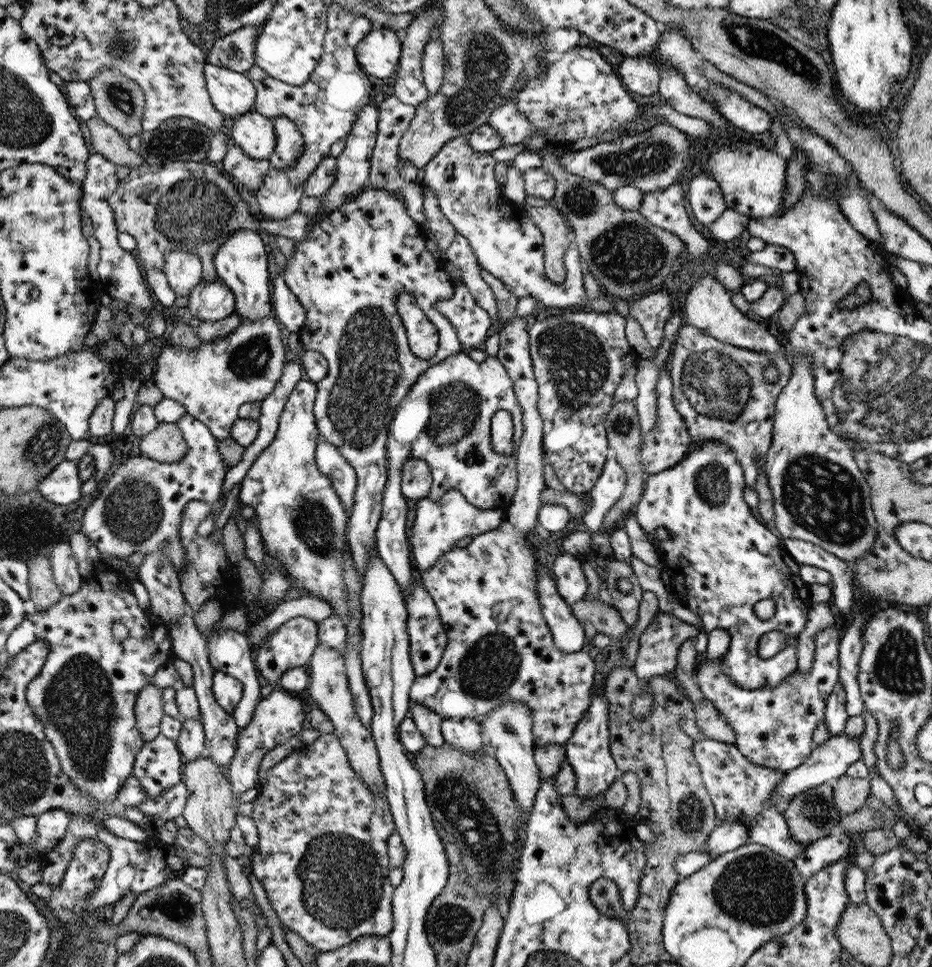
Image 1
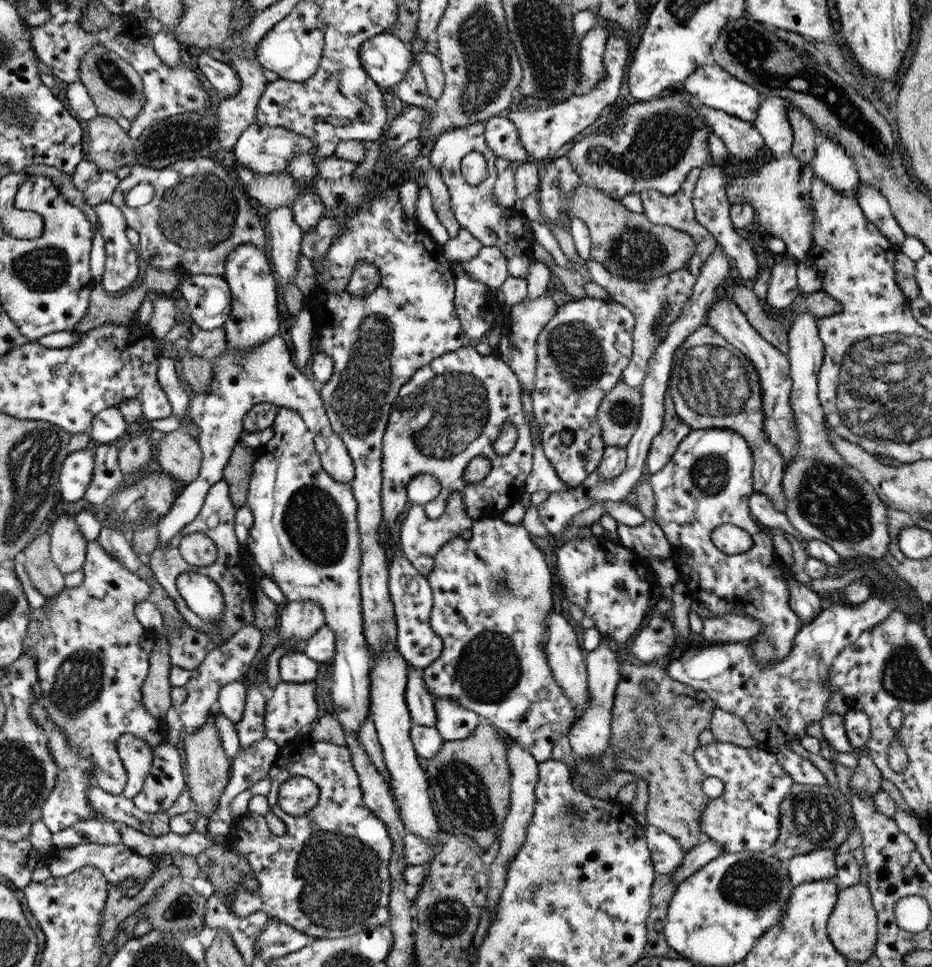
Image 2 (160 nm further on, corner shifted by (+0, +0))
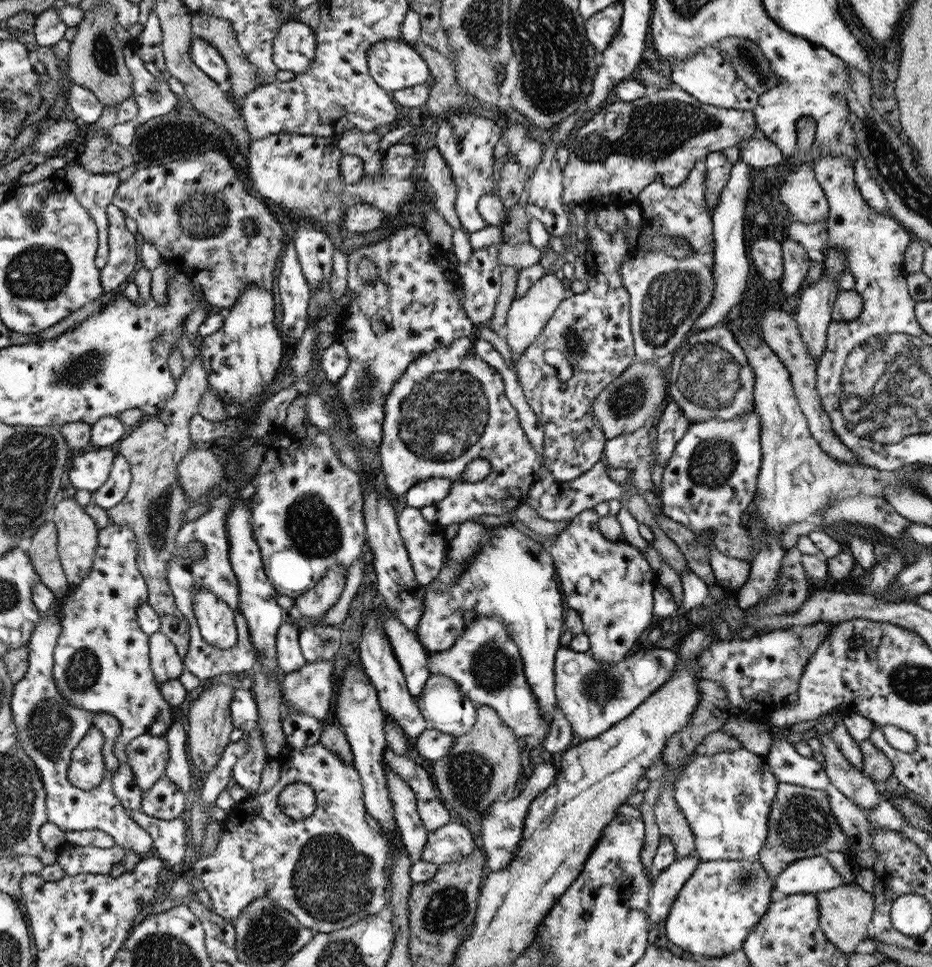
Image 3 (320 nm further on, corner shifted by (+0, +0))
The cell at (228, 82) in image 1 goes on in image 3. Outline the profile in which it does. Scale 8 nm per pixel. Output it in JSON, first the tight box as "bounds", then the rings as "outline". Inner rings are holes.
{"bounds":[191,38,229,86],"outline":[[[194,38],[191,42],[191,54],[194,57],[195,65],[200,67],[200,70],[211,75],[221,86],[226,85],[229,80],[229,72],[218,49],[203,38]]]}

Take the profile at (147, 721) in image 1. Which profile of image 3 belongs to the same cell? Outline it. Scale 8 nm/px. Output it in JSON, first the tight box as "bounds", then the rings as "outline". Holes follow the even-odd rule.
{"bounds":[151,631,185,684],"outline":[[[162,631],[151,636],[151,659],[155,678],[159,684],[180,678],[185,666],[177,646]]]}

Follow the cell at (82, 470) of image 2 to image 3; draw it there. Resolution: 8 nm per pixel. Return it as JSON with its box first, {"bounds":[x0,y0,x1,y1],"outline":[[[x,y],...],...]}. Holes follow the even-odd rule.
{"bounds":[67,448,117,493],"outline":[[[96,448],[76,456],[68,468],[67,481],[77,490],[87,490],[92,493],[100,489],[111,476],[117,453],[111,448]]]}

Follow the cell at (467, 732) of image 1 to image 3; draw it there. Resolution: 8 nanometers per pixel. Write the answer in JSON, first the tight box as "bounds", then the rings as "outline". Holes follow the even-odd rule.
{"bounds":[416,673,478,738],"outline":[[[430,673],[416,702],[429,728],[450,734],[454,738],[468,734],[476,722],[478,706],[468,698],[467,694],[464,694],[456,682],[447,676]]]}

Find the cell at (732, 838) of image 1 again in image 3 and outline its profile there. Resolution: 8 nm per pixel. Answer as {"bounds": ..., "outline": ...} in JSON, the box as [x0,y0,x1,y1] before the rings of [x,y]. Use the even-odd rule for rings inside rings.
{"bounds":[649,857,700,926],"outline":[[[682,857],[667,866],[652,880],[649,892],[649,926],[666,920],[684,883],[692,876],[693,870],[700,864],[700,857]]]}

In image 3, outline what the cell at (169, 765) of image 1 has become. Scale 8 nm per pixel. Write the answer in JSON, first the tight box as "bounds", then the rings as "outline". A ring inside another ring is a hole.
{"bounds":[141,774,188,820],"outline":[[[164,774],[158,779],[156,784],[150,788],[150,791],[146,795],[143,795],[141,811],[162,820],[174,820],[182,816],[188,800],[186,793],[178,791],[178,787]]]}

